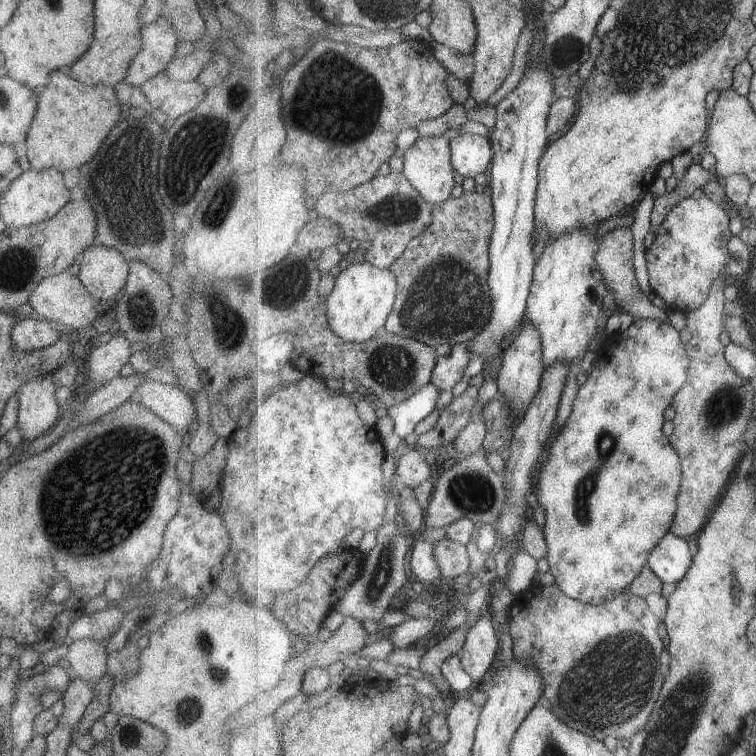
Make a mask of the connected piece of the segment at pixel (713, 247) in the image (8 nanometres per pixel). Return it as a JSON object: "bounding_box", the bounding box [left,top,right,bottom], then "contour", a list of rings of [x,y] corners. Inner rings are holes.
{"bounding_box":[645,195,733,314],"contour":[[[702,195],[699,199],[687,197],[671,209],[664,223],[660,226],[657,238],[649,240],[645,256],[649,285],[651,291],[663,299],[669,308],[688,314],[707,302],[713,285],[731,259],[729,248],[727,248],[727,244],[733,236],[729,222],[731,222],[731,216],[728,212],[709,196]]]}

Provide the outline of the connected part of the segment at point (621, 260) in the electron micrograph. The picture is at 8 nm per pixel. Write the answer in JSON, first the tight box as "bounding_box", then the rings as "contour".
{"bounding_box":[596,227,669,323],"contour":[[[619,227],[608,232],[600,240],[600,247],[596,254],[598,267],[603,271],[606,283],[613,291],[615,304],[619,310],[631,313],[637,319],[653,319],[669,323],[669,316],[665,309],[658,308],[647,295],[641,291],[641,286],[635,276],[635,234],[632,227]]]}

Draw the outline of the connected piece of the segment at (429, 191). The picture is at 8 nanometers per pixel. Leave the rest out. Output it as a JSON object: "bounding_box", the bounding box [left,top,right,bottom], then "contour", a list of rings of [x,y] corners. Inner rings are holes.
{"bounding_box":[403,128,461,206],"contour":[[[452,128],[440,137],[421,137],[405,150],[403,172],[432,206],[449,200],[451,190],[455,188],[455,170],[452,165],[452,148],[450,144],[452,138],[461,133],[461,130],[461,128]]]}

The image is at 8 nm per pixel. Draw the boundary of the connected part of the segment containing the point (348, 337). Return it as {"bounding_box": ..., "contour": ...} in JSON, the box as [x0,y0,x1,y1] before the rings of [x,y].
{"bounding_box":[327,260,398,343],"contour":[[[368,260],[348,266],[337,275],[336,287],[327,298],[329,327],[345,341],[364,343],[385,326],[398,293],[396,273],[373,266]]]}

